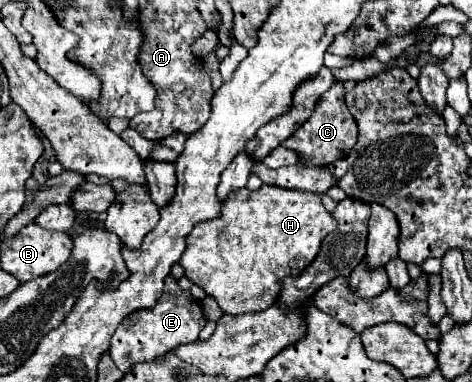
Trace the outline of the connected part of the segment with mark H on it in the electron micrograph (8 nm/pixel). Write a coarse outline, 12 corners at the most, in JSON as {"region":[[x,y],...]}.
{"region":[[241,188],[191,230],[185,276],[225,314],[277,302],[337,220]]}

